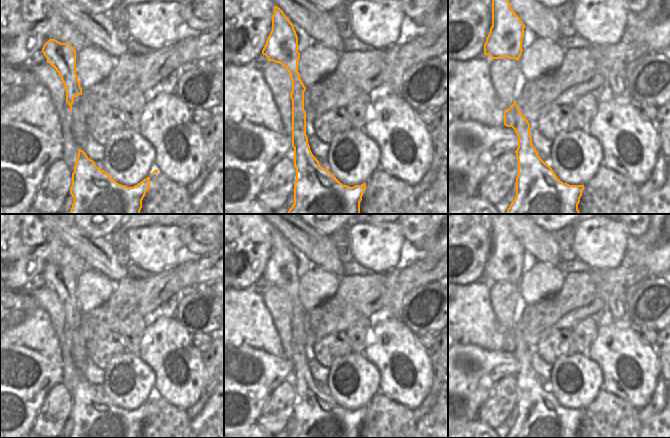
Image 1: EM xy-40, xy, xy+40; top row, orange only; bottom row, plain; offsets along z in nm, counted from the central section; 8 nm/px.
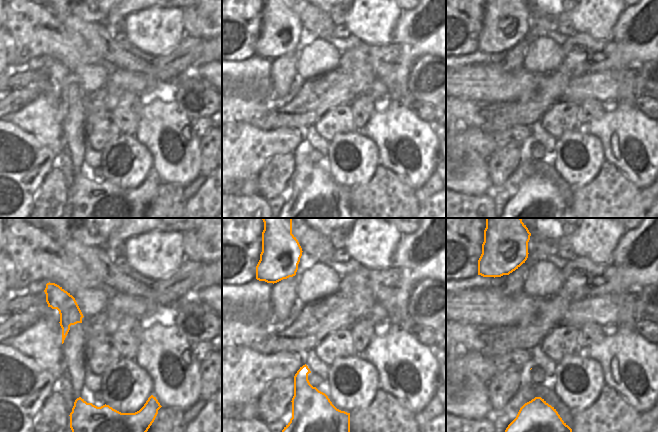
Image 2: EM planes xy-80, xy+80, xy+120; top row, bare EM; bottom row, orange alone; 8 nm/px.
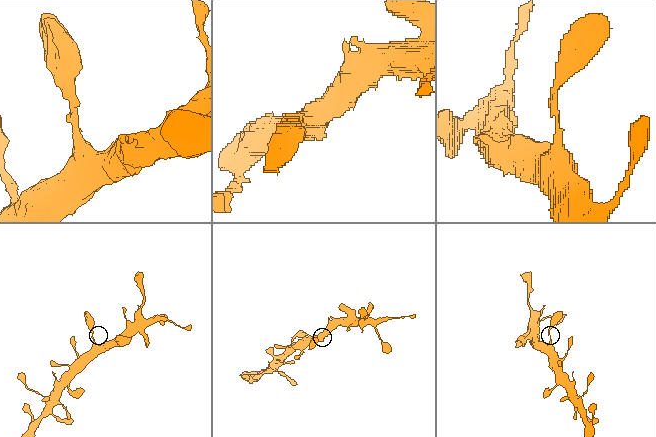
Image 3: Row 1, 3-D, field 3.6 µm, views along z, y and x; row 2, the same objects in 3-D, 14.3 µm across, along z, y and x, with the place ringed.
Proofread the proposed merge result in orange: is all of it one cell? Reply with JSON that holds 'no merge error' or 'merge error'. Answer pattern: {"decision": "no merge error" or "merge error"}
{"decision": "no merge error"}

